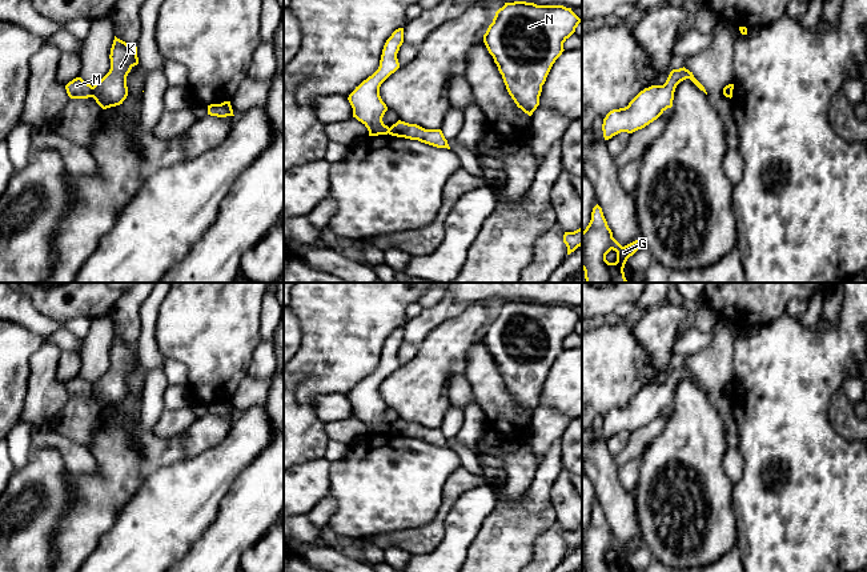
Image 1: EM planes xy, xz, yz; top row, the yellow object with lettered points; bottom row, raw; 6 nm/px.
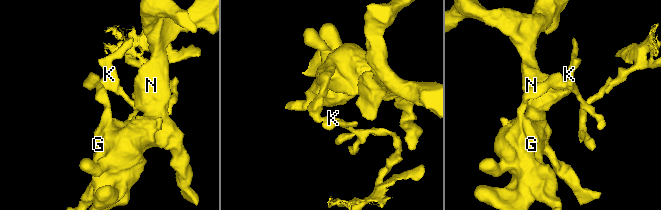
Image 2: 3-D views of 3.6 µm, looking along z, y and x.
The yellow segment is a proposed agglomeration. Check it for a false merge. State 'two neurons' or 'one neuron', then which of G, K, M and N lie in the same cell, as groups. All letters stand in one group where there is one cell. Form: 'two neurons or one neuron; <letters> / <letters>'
two neurons; G M N / K

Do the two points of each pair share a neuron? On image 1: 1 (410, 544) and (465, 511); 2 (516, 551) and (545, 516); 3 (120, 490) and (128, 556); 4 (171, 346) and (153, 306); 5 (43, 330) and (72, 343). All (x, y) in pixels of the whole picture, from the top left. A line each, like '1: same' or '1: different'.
1: different
2: same
3: different
4: different
5: different

